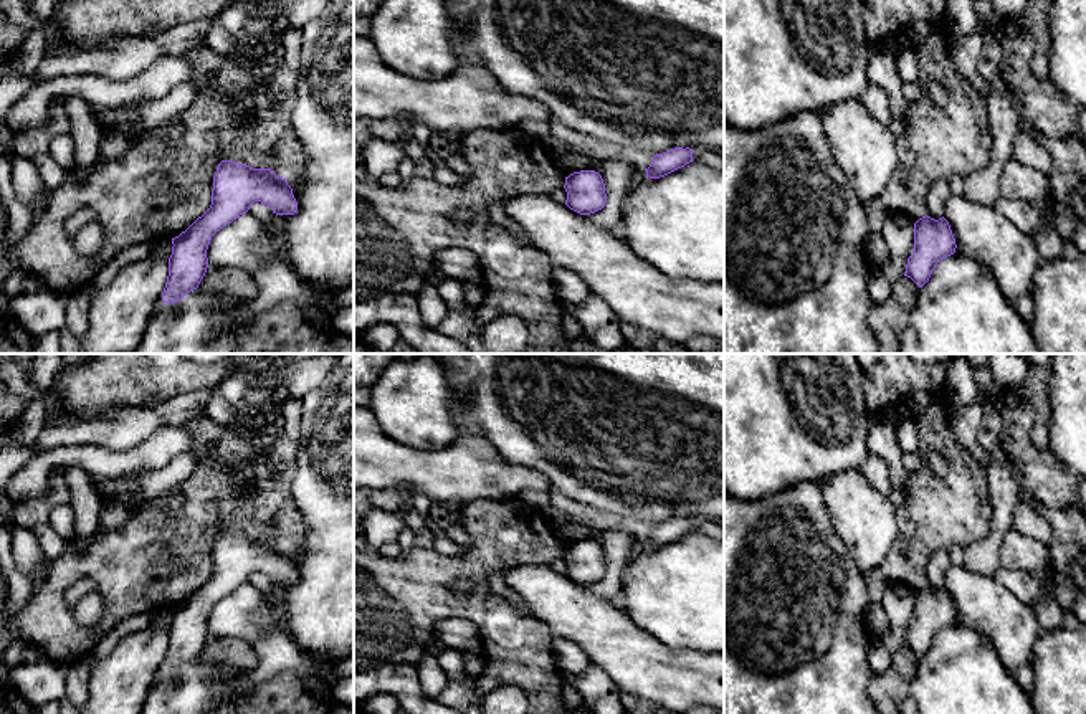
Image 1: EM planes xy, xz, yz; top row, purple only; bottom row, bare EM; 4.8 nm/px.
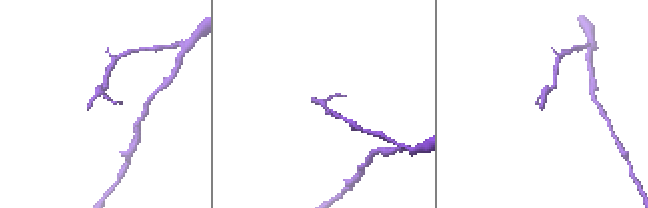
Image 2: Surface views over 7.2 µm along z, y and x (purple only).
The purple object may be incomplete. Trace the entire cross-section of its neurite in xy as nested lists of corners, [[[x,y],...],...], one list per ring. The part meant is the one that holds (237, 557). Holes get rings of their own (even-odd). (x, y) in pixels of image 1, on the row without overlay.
[[[221,531],[213,545],[212,575],[185,602],[172,608],[169,646],[155,683],[179,678],[180,669],[198,658],[203,650],[212,607],[255,572],[261,572],[276,585],[294,585],[298,572],[286,549],[271,539],[253,539],[233,531]]]

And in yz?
[[[922,587],[914,593],[914,621],[907,628],[904,646],[922,658],[936,635],[955,623],[955,608],[949,592],[942,587],[934,590]]]

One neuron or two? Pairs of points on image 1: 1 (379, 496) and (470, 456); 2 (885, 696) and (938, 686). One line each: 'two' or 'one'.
1: two
2: two

